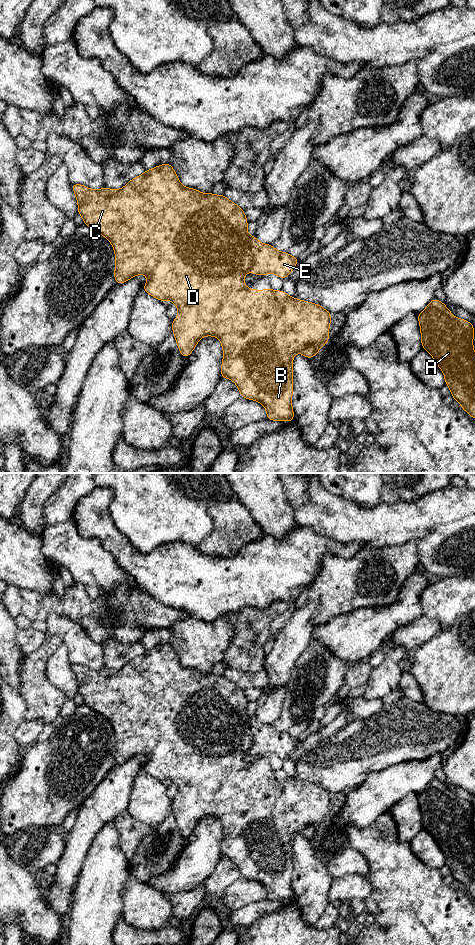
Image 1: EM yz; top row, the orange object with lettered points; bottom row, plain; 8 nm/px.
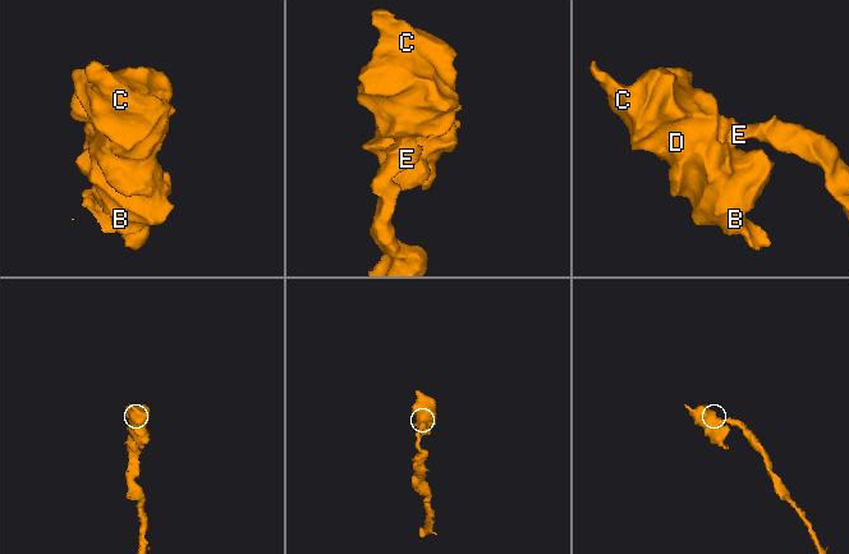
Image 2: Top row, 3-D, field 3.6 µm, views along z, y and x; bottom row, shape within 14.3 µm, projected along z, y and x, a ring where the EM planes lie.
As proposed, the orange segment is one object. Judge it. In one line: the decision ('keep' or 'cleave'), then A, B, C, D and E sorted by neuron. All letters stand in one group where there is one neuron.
cleave; A E / B C D

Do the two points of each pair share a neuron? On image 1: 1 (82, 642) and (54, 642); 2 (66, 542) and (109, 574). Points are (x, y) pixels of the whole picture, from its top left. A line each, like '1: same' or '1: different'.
1: different
2: same

